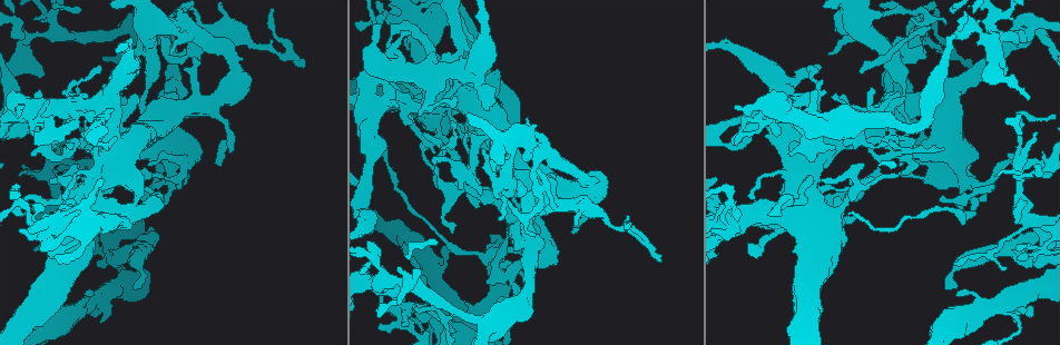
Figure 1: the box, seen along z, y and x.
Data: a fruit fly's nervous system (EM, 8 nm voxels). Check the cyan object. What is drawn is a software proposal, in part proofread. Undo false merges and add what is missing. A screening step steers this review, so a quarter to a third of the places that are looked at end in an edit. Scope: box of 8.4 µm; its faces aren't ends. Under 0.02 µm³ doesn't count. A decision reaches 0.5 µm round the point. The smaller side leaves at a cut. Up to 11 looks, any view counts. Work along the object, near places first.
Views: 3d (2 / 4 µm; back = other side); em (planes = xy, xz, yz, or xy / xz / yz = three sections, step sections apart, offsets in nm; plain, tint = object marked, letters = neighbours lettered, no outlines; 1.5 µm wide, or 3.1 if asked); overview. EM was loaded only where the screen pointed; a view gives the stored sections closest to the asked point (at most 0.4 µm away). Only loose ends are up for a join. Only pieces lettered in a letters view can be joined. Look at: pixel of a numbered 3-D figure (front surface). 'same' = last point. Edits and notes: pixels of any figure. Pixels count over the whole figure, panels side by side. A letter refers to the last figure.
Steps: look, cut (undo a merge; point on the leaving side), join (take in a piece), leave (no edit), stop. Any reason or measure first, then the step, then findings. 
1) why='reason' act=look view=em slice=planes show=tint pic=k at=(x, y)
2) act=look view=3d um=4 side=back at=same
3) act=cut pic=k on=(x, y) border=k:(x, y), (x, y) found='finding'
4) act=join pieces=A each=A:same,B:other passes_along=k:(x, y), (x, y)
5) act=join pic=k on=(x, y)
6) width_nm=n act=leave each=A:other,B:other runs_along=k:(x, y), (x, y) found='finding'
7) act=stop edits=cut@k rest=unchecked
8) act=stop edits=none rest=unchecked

why='branch stops here' act=look view=3d um=2 pic=1 at=(752, 255)

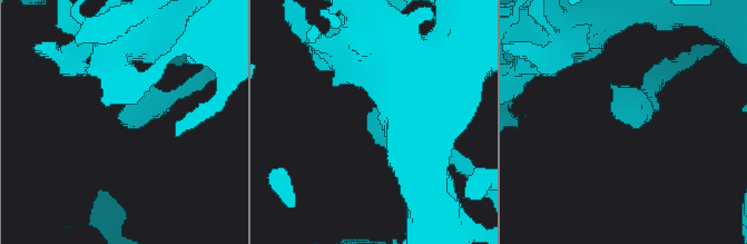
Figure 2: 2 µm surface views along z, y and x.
act=look view=em slice=planes show=letters pic=2 at=(367, 114)

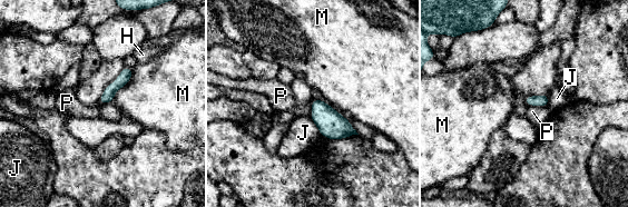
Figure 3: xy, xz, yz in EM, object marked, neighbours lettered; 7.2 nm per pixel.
act=leave each=H:other,J:other,M:other,P:other runs_along=3:(129, 70), (101, 101) found='none of them fits'

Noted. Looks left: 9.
why='thick turns thin' act=look view=3d um=4 pic=1 at=(848, 194)

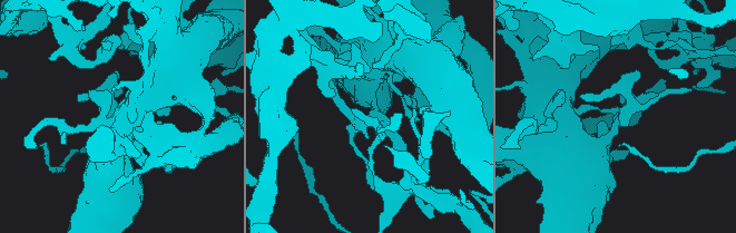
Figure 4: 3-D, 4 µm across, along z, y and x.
why='now the EM' act=look view=em slice=planes show=letters pic=4 at=(618, 123)

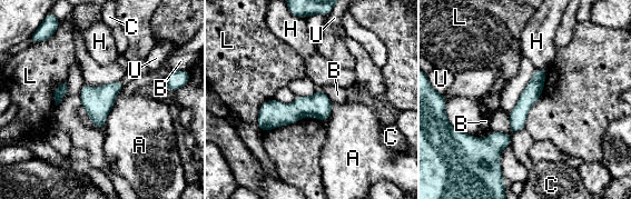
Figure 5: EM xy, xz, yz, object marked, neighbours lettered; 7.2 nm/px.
act=leave each=A:other,B:other,C:other,H:other,L:other,U:other runs_along=5:(328, 102), (259, 122) found='continuous, no second neuron'

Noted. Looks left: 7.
act=look view=em slice=planes show=letters pic=1 at=(259, 45)

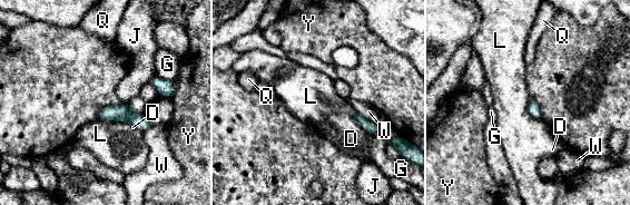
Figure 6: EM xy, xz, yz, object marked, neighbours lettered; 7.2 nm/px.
act=leave each=D:other,G:other,J:other,L:other,Q:other,W:other,Y:other found='one neuron here'

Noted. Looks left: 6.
why='branch point' act=look view=em slice=planes show=letters pic=1 at=(158, 36)

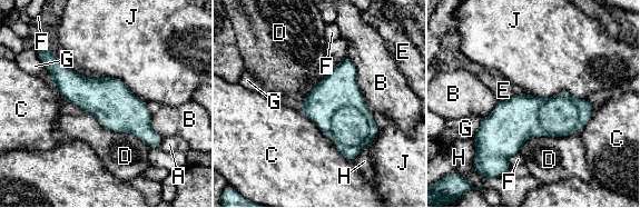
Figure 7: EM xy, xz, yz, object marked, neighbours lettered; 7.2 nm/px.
act=leave each=A:other,B:other,C:other,D:other,E:other,F:other,G:other,H:other,J:other found='all the same neuron'

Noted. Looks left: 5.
act=stop edits=none rest=unchecked

